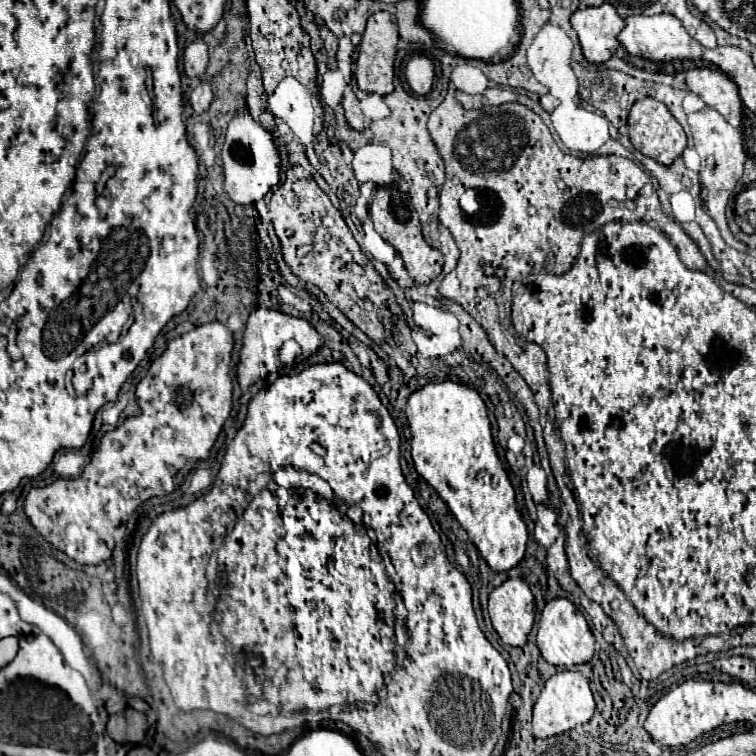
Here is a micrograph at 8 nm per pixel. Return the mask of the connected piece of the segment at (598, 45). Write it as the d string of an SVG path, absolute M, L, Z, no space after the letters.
M604 2L598 8L578 10L572 14L570 22L588 62L602 64L620 48L616 36L626 26L626 20L614 10L614 6L610 6L610 2Z

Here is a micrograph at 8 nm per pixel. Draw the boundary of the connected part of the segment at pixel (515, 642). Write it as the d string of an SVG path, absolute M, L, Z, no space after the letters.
M510 578L490 592L488 614L494 630L508 646L524 646L534 624L534 612L526 610L534 602L522 578Z

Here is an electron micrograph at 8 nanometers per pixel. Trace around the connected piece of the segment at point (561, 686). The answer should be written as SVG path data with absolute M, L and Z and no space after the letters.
M564 670L546 680L546 686L534 704L532 732L538 738L564 734L572 728L576 728L578 724L586 724L592 716L594 716L594 698L592 698L588 680L576 670Z

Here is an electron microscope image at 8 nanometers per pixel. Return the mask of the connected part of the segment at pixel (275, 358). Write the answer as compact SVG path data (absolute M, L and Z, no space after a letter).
M258 308L250 312L250 318L246 322L246 332L244 332L244 346L240 352L240 364L238 364L238 382L242 388L248 388L258 380L268 378L268 374L274 374L282 368L278 350L286 340L296 340L302 346L304 358L314 356L324 342L322 336L304 318L294 318L294 316L288 316L276 310L266 310L266 308Z

